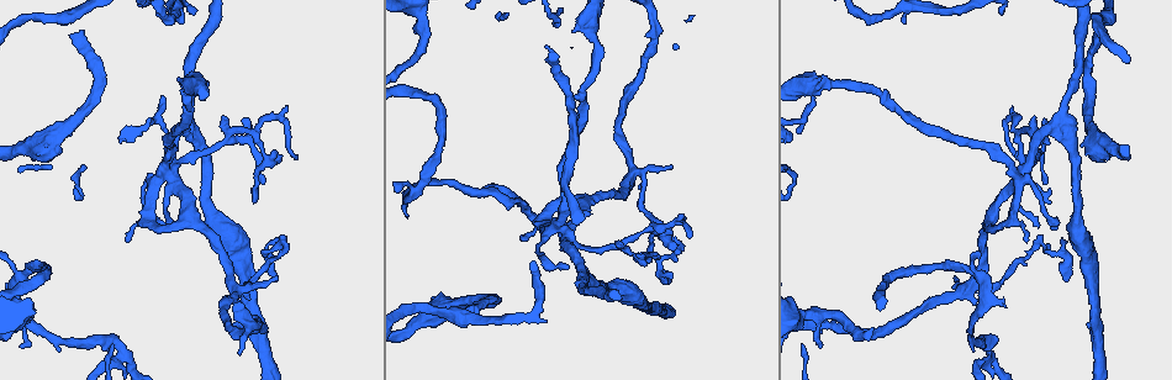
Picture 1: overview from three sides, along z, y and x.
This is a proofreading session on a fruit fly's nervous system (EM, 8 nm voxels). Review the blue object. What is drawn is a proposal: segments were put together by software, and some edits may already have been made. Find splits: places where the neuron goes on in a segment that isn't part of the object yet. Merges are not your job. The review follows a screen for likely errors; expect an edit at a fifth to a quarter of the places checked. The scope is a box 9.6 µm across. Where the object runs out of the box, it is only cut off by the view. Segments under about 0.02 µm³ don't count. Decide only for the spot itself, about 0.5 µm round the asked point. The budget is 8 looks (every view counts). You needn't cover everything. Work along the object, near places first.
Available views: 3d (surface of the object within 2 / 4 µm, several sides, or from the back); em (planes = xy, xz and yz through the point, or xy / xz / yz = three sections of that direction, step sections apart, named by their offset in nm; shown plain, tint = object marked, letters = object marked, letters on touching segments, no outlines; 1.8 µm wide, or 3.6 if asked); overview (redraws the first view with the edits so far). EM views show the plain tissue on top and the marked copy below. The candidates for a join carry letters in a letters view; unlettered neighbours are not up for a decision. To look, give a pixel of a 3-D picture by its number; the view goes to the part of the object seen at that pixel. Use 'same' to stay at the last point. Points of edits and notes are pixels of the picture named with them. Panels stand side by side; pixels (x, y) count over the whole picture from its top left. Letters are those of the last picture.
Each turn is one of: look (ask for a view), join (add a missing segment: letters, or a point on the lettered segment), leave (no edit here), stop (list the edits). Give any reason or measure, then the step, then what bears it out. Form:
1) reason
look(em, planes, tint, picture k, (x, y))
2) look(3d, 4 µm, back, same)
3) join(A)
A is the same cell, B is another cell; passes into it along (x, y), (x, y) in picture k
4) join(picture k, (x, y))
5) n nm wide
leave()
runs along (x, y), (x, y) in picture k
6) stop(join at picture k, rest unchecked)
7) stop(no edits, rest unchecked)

an open end
look(em, planes, letters, picture 1, (80, 31))

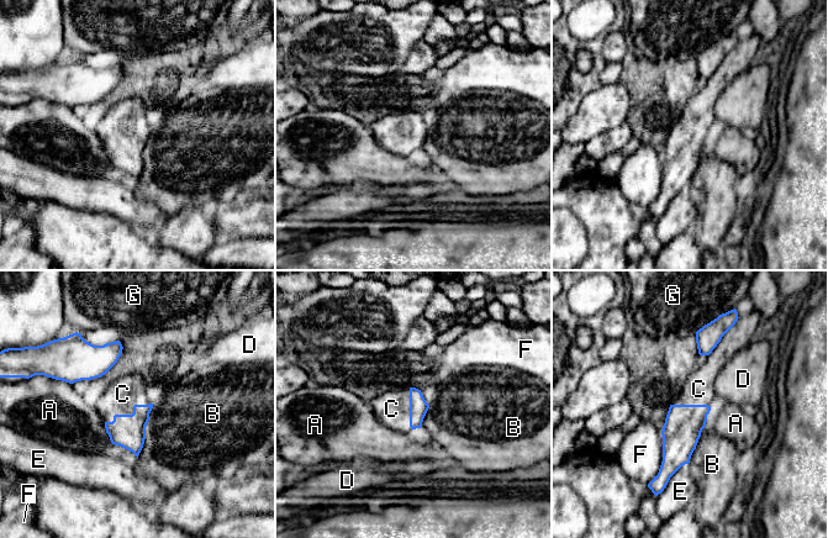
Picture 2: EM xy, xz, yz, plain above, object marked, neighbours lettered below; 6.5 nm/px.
120 nm wide
join(C)
C is the same cell, A, B, D, E, F and G are other cells; it goes on there

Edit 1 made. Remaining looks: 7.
arms run side by side
look(em, planes, letters, picture 1, (173, 177))

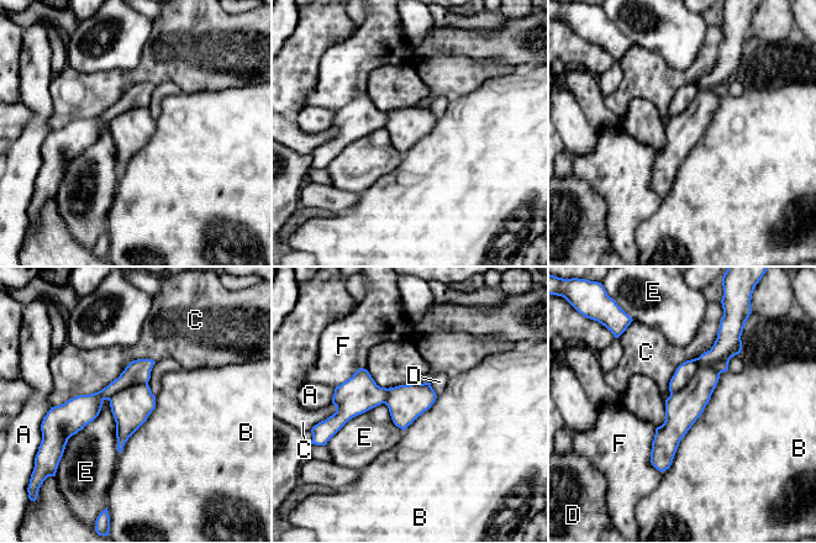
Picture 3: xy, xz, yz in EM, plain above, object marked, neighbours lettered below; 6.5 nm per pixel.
leave()
A, B, C, D, E and F are other cells; no lettered segment goes on from it

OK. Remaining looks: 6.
tapers out
look(em, yz, step 8, letters, picture 1, (1067, 279))

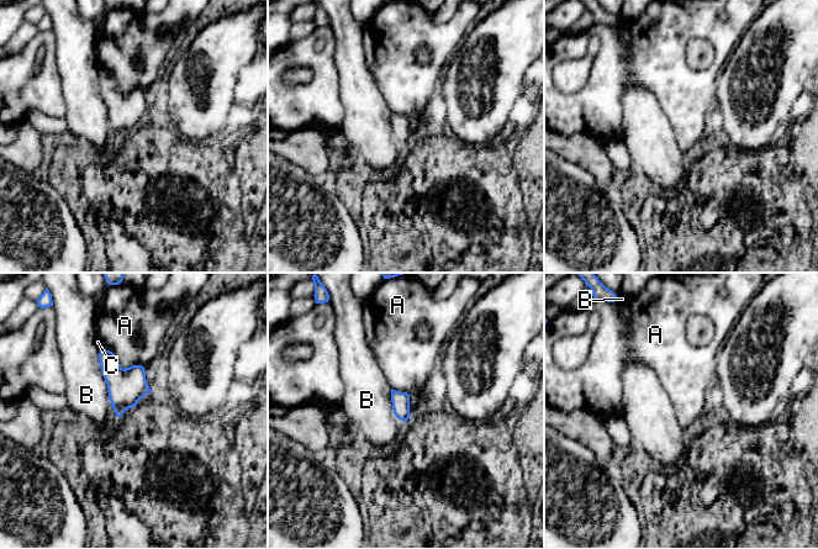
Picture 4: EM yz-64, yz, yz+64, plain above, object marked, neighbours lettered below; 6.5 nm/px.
look(em, planes, letters, same)

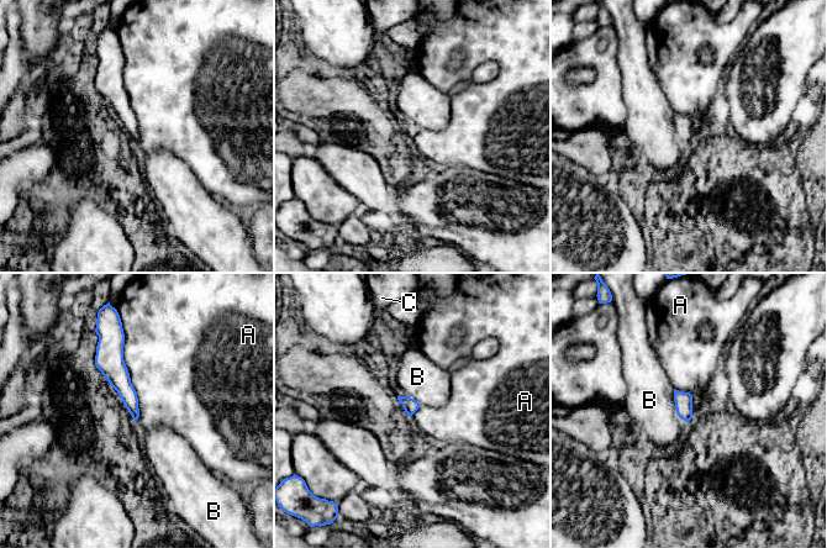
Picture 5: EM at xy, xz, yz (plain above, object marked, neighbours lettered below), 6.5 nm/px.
A touches over 600 nm
leave()
A, B and C are other cells; none of them fits

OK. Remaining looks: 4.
stop(join at picture 2, rest unchecked)

